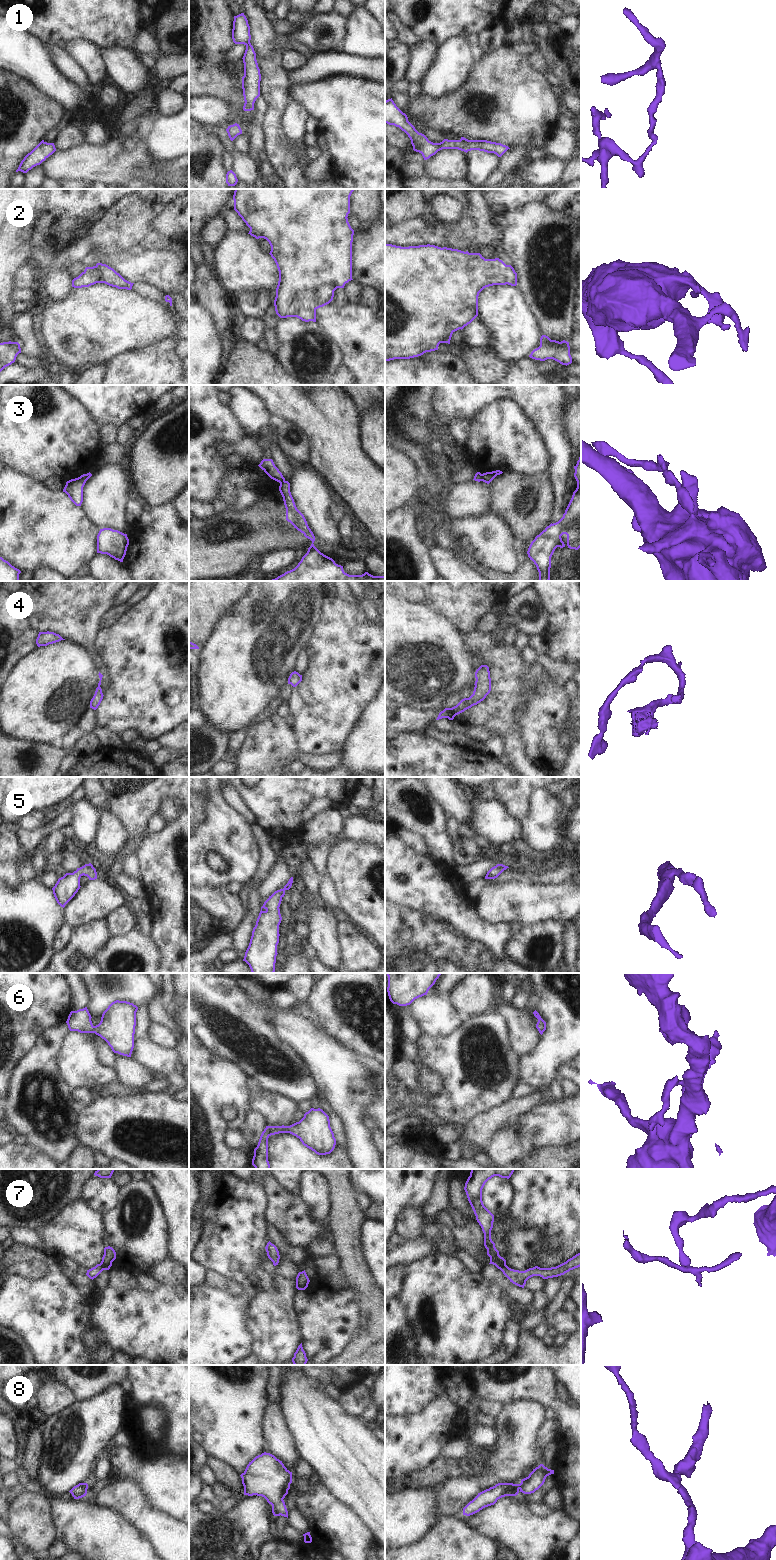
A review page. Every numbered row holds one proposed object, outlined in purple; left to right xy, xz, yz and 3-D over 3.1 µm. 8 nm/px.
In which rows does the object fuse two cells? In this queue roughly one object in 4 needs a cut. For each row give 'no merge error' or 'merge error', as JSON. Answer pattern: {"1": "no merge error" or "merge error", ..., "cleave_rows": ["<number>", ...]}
{"1": "no merge error", "2": "no merge error", "3": "merge error", "4": "no merge error", "5": "no merge error", "6": "no merge error", "7": "merge error", "8": "no merge error", "cleave_rows": ["3", "7"]}

